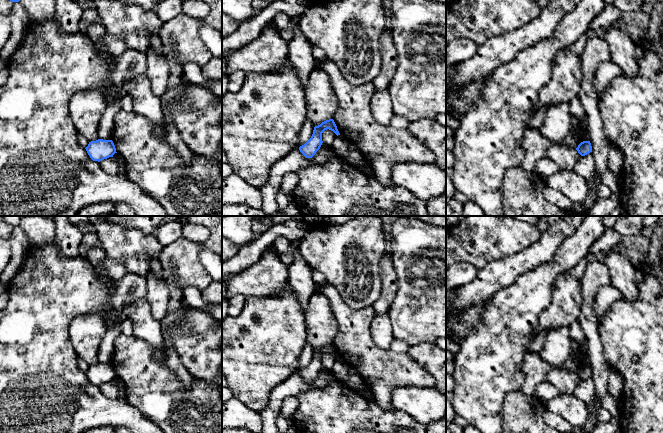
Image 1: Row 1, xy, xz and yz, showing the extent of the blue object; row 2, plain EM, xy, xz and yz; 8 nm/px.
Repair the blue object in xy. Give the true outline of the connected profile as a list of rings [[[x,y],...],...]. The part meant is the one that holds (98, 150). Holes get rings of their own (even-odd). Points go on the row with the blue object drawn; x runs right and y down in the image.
[[[98,139],[91,141],[85,149],[90,158],[98,162],[113,157],[113,155],[117,153],[112,140]]]

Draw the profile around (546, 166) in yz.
[[[548,157],[541,159],[536,164],[535,172],[540,176],[554,174],[559,170],[558,165]]]

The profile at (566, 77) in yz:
[[[569,48],[559,51],[552,64],[551,79],[538,95],[538,101],[532,109],[534,115],[540,109],[567,102],[578,97],[583,78],[581,57]]]

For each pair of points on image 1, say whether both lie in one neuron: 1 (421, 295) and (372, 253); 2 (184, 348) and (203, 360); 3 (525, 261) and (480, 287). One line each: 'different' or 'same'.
1: different
2: same
3: same

